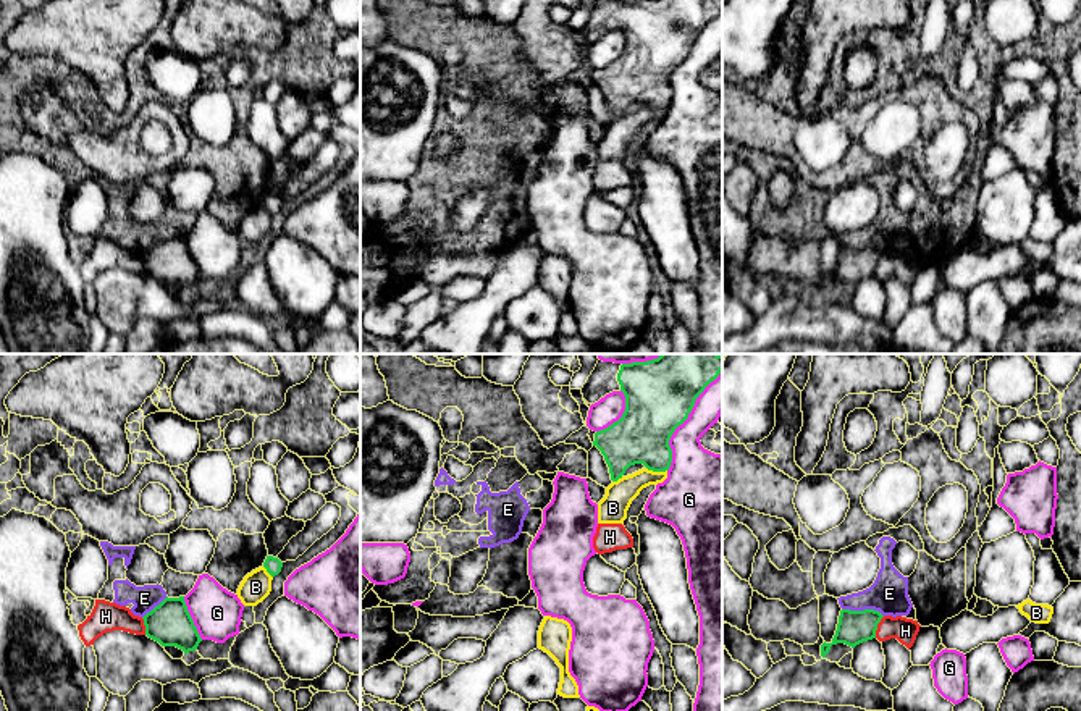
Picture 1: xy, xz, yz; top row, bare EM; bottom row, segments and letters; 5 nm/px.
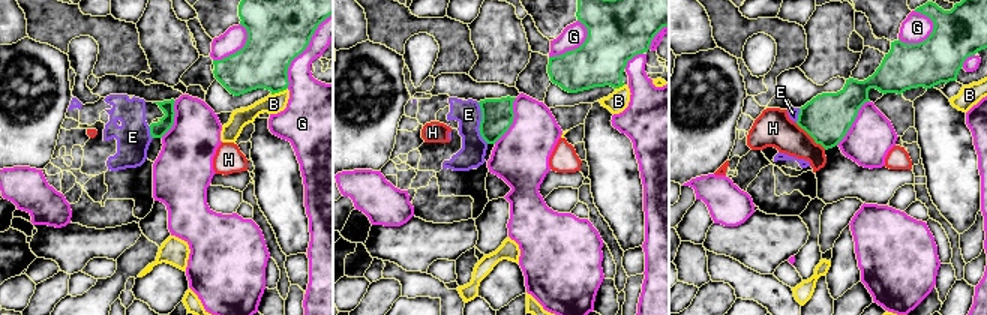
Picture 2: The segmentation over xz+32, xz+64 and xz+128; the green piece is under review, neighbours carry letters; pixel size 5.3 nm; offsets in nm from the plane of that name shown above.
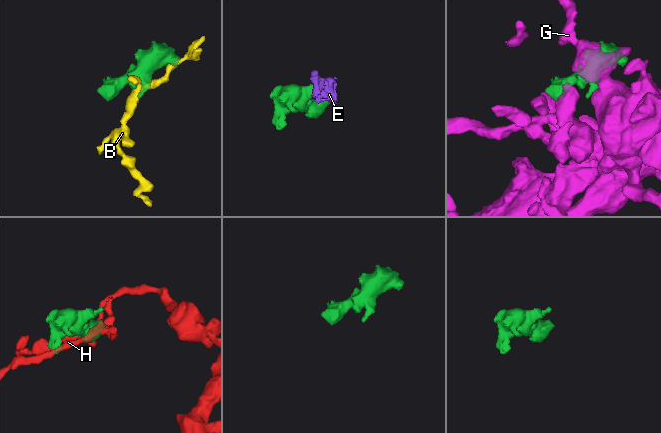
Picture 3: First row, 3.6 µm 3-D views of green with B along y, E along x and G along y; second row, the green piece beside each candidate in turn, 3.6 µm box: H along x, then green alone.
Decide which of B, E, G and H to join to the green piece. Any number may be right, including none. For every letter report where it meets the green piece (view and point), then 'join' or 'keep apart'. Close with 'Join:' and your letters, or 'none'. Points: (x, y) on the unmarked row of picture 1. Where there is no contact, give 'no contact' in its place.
B: xz (656, 109) | keep apart
E: yz (865, 248) | keep apart
G: xz (684, 58) | keep apart
H: yz (876, 265) | keep apart
Join: none

